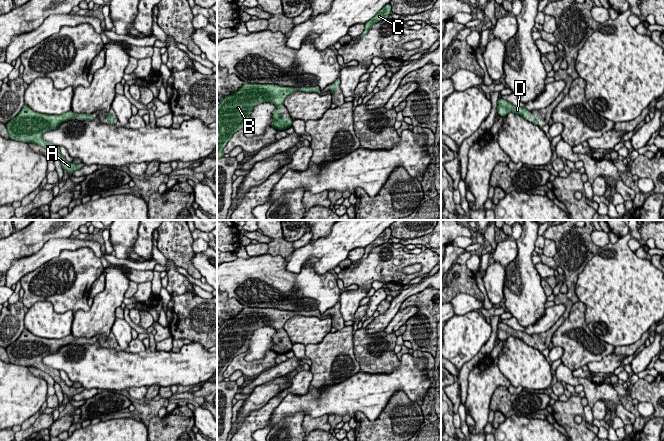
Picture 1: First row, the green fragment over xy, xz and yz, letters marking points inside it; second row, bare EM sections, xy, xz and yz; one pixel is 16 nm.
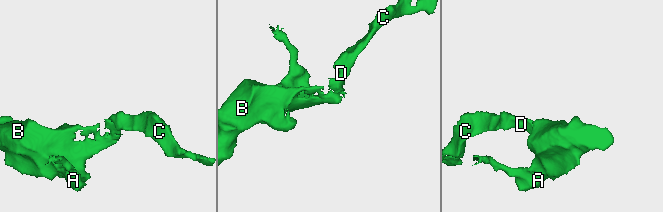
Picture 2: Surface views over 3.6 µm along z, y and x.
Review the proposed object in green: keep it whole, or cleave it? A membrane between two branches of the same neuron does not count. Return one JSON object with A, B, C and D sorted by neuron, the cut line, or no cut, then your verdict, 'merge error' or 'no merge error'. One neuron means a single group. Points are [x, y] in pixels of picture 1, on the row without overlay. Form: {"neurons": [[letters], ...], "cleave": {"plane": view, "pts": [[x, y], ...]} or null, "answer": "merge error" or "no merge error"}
{"neurons": [["A", "B", "C", "D"]], "cleave": null, "answer": "no merge error"}

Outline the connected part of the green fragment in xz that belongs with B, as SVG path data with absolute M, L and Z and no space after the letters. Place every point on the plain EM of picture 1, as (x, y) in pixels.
M243 307L235 317L226 320L217 330L217 383L224 381L223 373L233 358L248 350L250 338L255 329L271 326L276 330L271 351L285 354L293 344L280 339L285 323L297 312L273 308Z

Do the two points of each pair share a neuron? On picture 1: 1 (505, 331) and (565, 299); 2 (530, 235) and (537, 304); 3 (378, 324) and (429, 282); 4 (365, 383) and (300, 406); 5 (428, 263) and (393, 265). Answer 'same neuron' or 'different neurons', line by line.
1: same neuron
2: same neuron
3: same neuron
4: same neuron
5: same neuron

